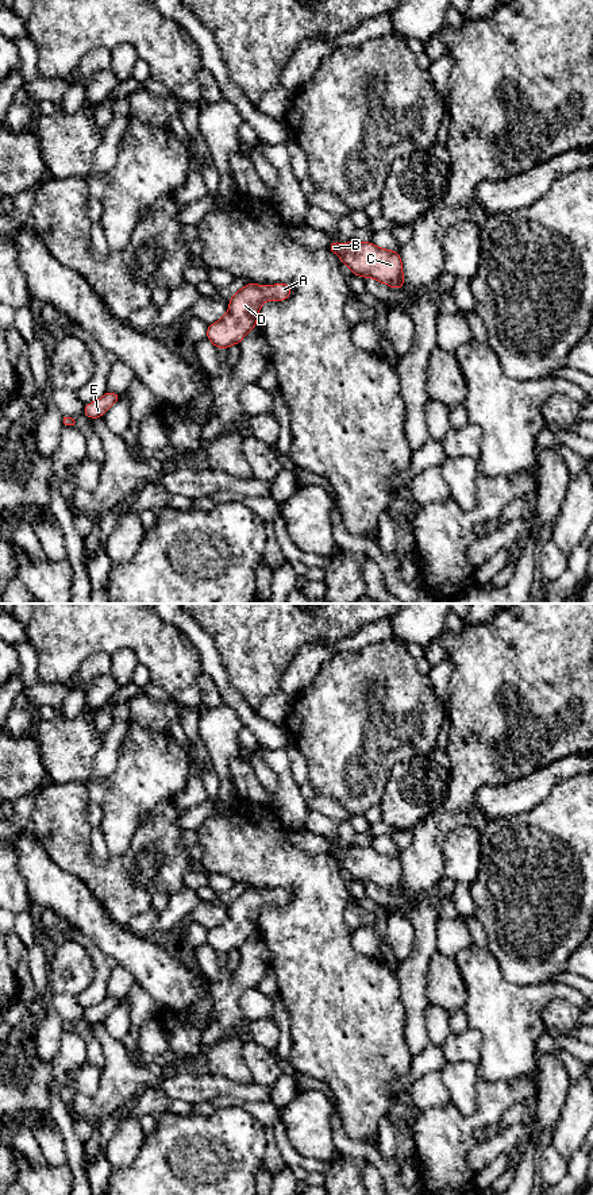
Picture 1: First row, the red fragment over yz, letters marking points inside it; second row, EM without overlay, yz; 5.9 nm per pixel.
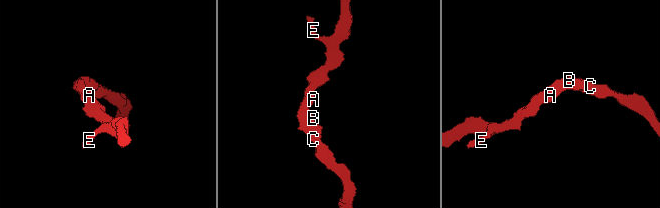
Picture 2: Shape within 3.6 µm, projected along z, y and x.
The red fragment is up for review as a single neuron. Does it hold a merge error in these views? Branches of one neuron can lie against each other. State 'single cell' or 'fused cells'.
single cell

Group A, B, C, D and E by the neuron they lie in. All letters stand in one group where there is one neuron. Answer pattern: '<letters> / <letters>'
A B C D E

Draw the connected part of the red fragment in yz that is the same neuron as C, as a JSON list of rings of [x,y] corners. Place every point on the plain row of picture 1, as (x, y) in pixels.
[[[330,847],[328,855],[338,859],[354,880],[370,882],[394,894],[404,893],[403,867],[398,856],[389,856],[371,847]]]

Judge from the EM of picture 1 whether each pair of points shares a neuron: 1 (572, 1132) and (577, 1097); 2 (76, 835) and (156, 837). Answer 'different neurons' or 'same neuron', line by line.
1: same neuron
2: same neuron

